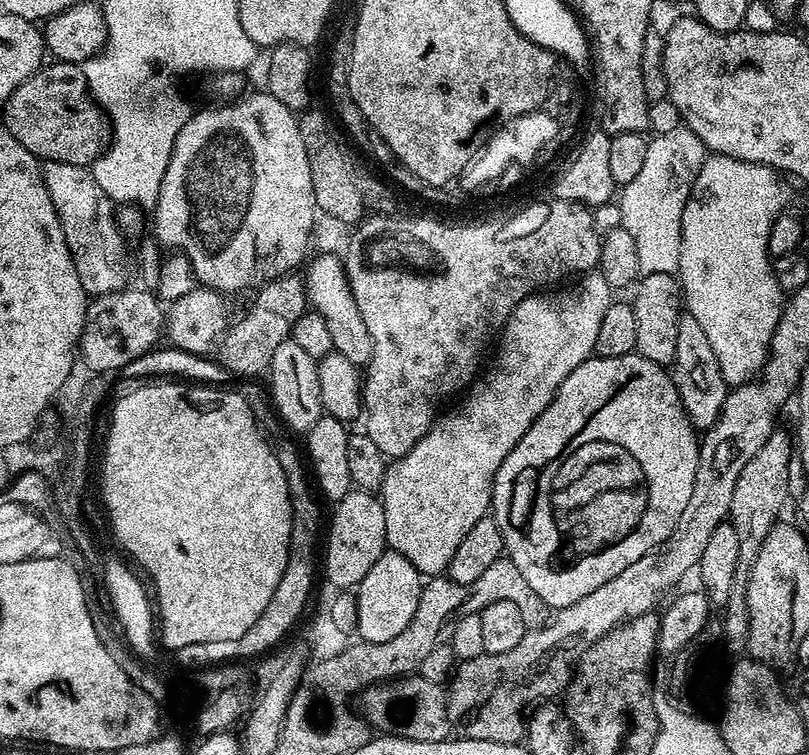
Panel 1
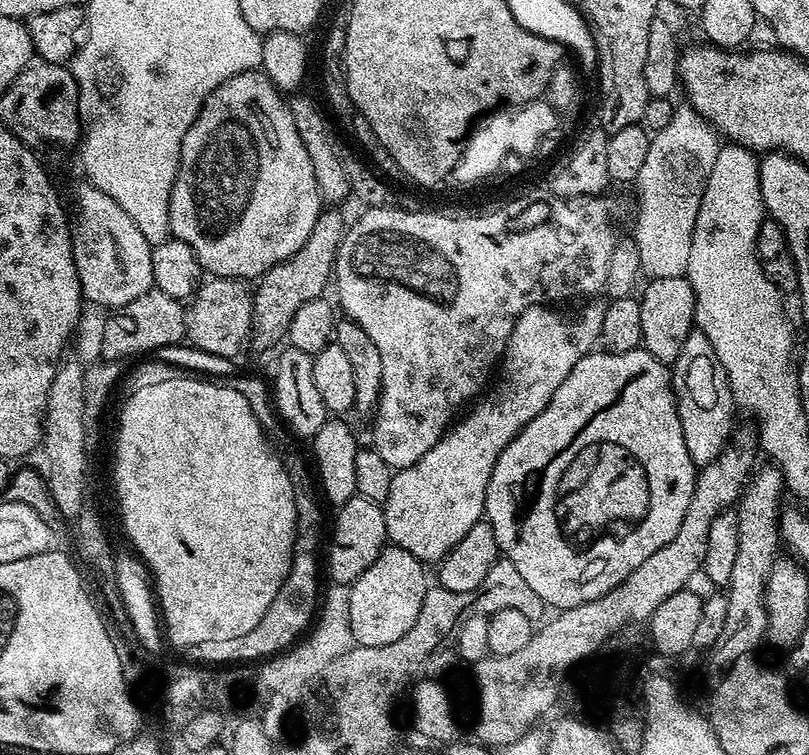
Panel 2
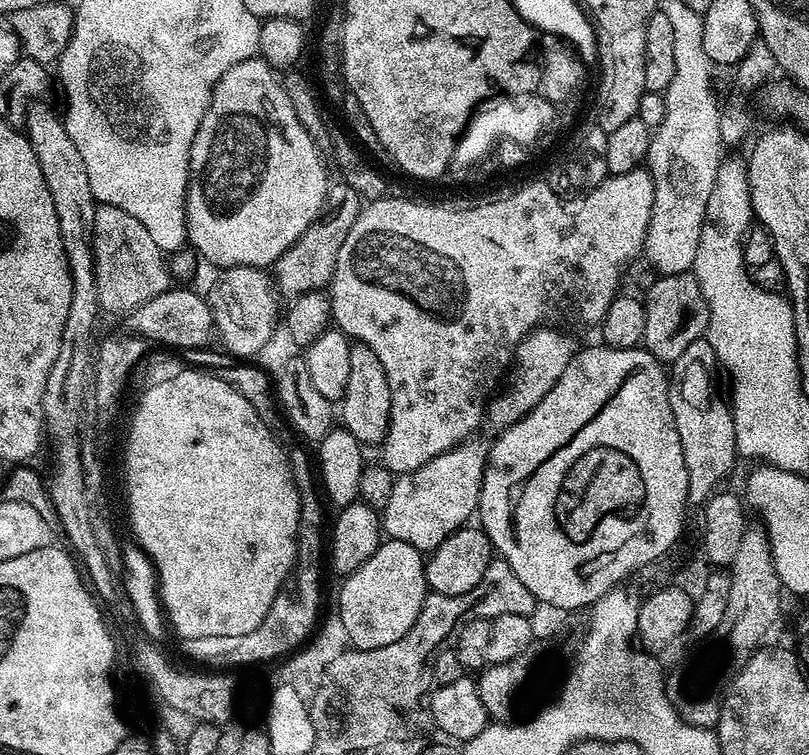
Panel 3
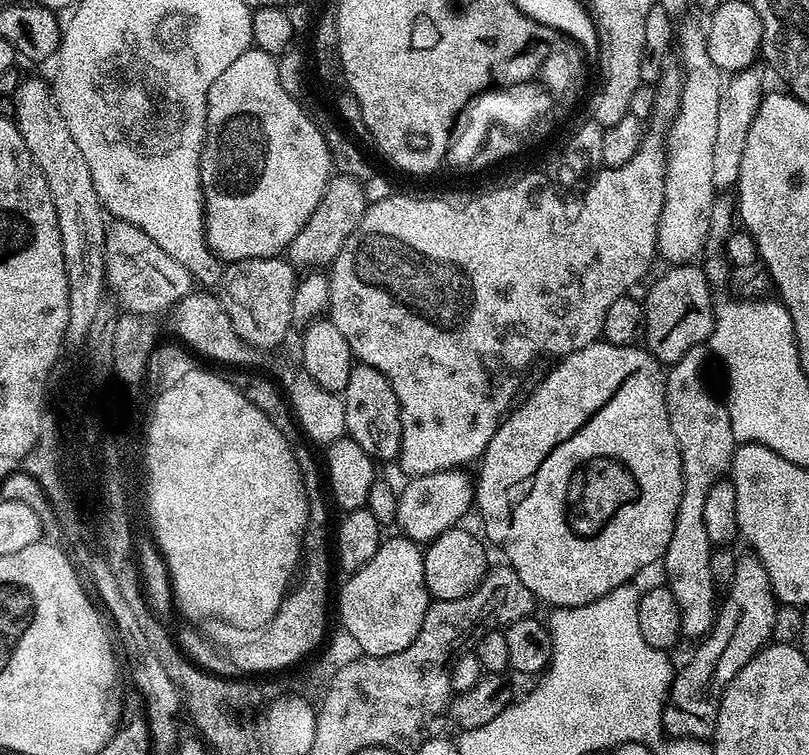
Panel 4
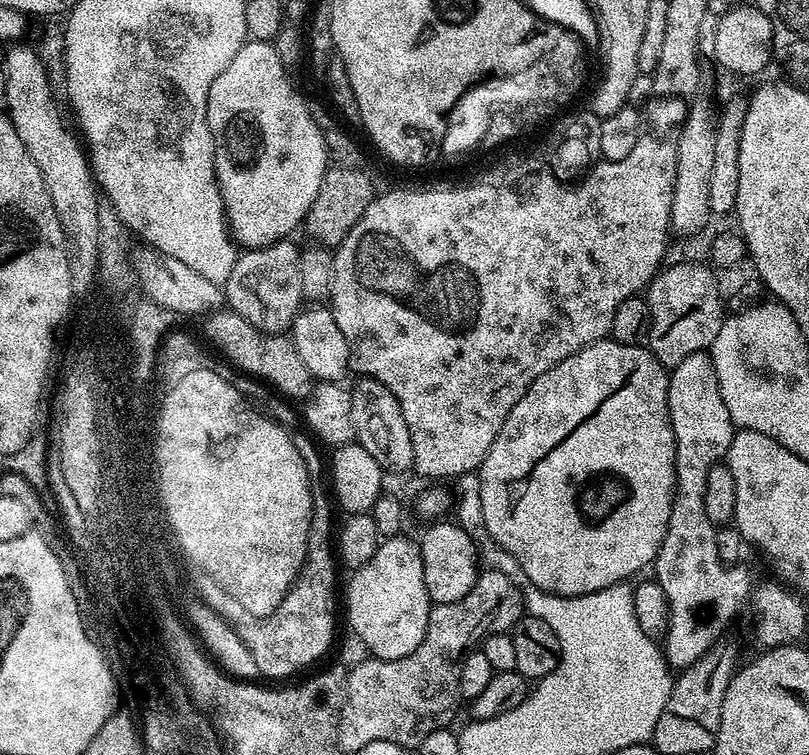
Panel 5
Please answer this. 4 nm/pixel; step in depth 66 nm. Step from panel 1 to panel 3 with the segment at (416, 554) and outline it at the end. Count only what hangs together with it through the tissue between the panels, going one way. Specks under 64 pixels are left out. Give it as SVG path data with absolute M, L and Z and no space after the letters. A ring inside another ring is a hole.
M541 326L521 342L510 375L507 377L506 387L503 389L504 396L497 395L488 405L486 420L489 425L492 423L496 430L508 428L521 420L530 410L534 410L534 406L538 406L538 402L542 402L546 394L550 394L554 382L562 378L562 370L566 370L566 366L578 351L578 344L567 334L569 335L567 331L557 330L552 326ZM469 438L456 448L436 456L426 466L397 475L390 502L382 511L382 528L391 539L410 542L419 552L430 554L450 534L465 527L477 515L489 445Z

